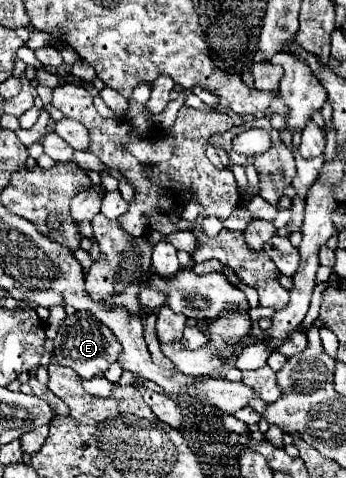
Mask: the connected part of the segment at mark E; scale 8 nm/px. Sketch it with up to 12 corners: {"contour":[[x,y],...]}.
{"contour":[[91,313],[67,315],[57,363],[83,379],[117,361],[121,345]]}

